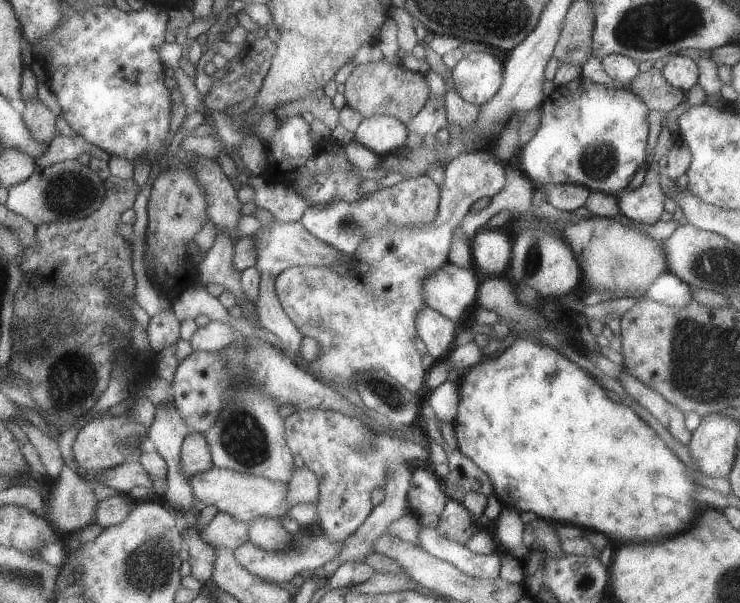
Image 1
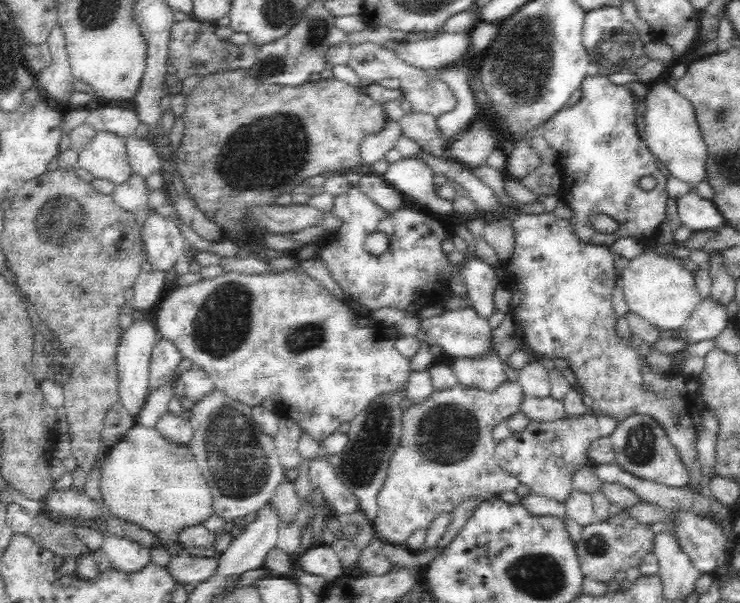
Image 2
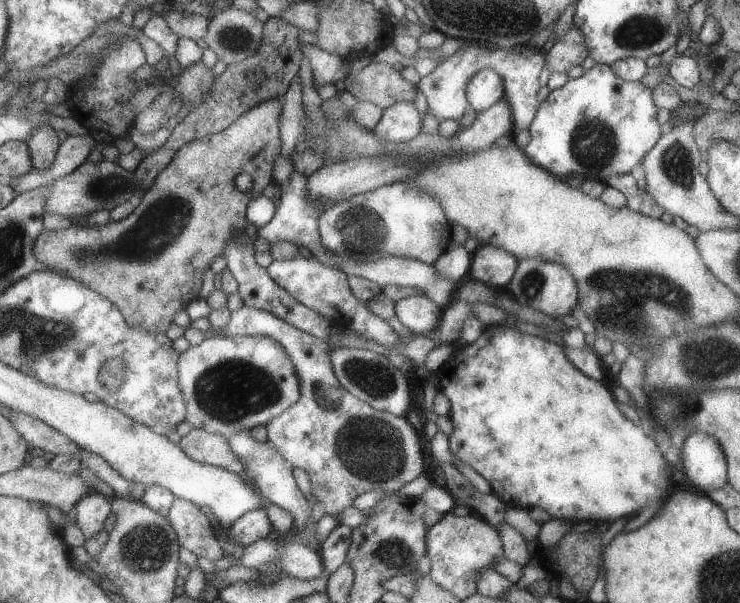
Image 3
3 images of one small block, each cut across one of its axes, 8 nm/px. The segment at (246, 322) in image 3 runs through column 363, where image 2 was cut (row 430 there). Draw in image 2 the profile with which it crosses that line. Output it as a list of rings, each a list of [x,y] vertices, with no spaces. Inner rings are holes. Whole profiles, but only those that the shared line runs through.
[[[504,381],[494,390],[485,391],[467,387],[459,382],[447,389],[434,390],[422,402],[403,410],[401,435],[398,446],[390,459],[387,475],[377,495],[378,510],[372,519],[373,530],[384,543],[403,544],[408,536],[419,528],[427,529],[439,514],[451,513],[458,503],[474,498],[498,497],[506,490],[516,490],[520,481],[505,473],[497,464],[492,430],[498,424],[506,424],[523,410],[524,391],[518,381]]]

